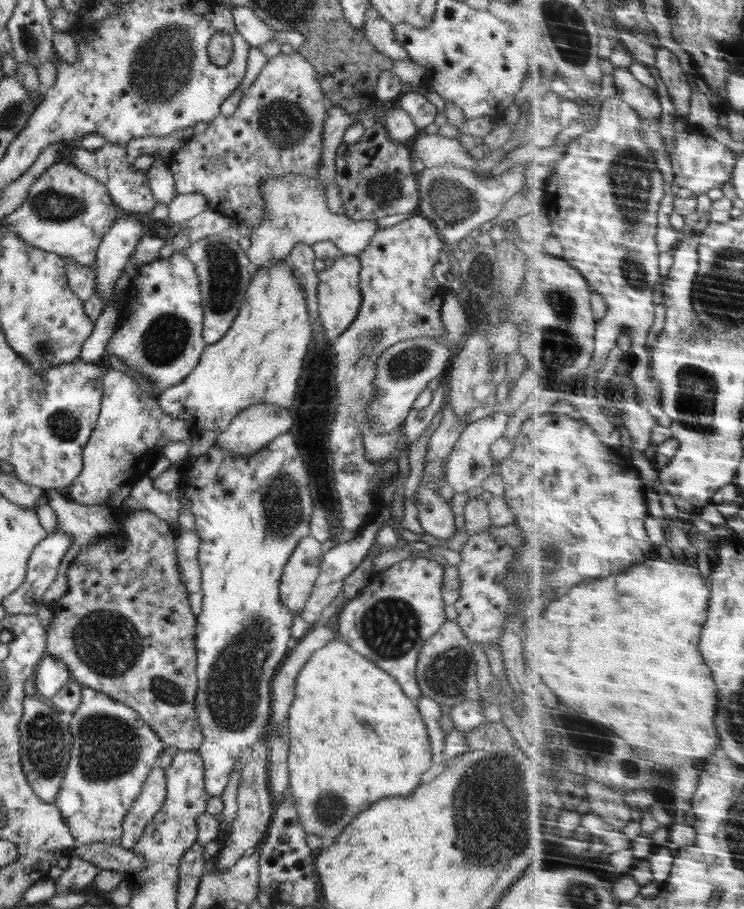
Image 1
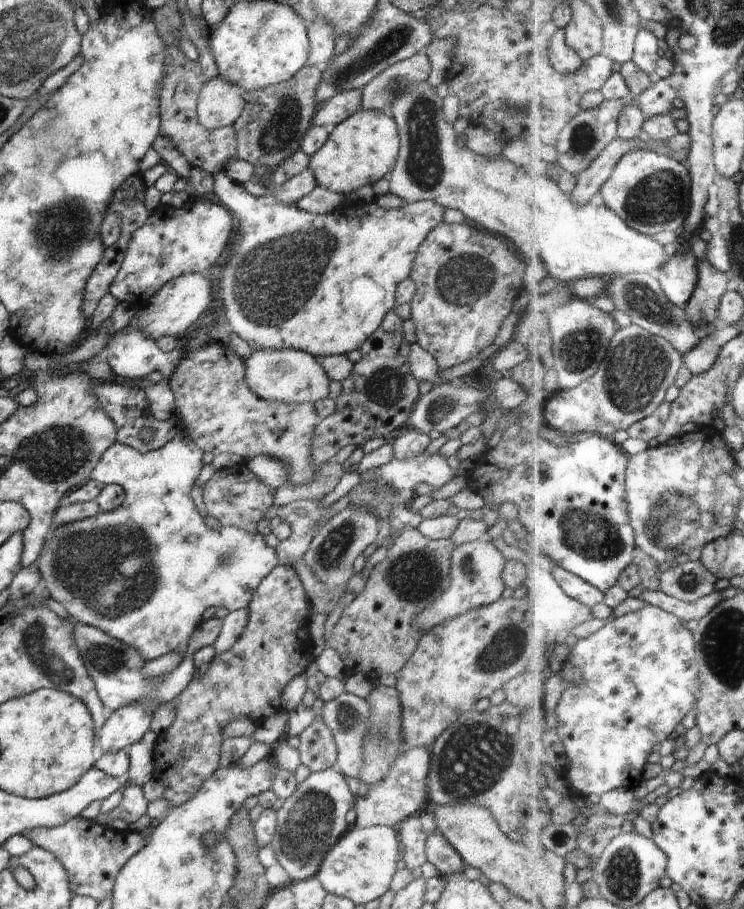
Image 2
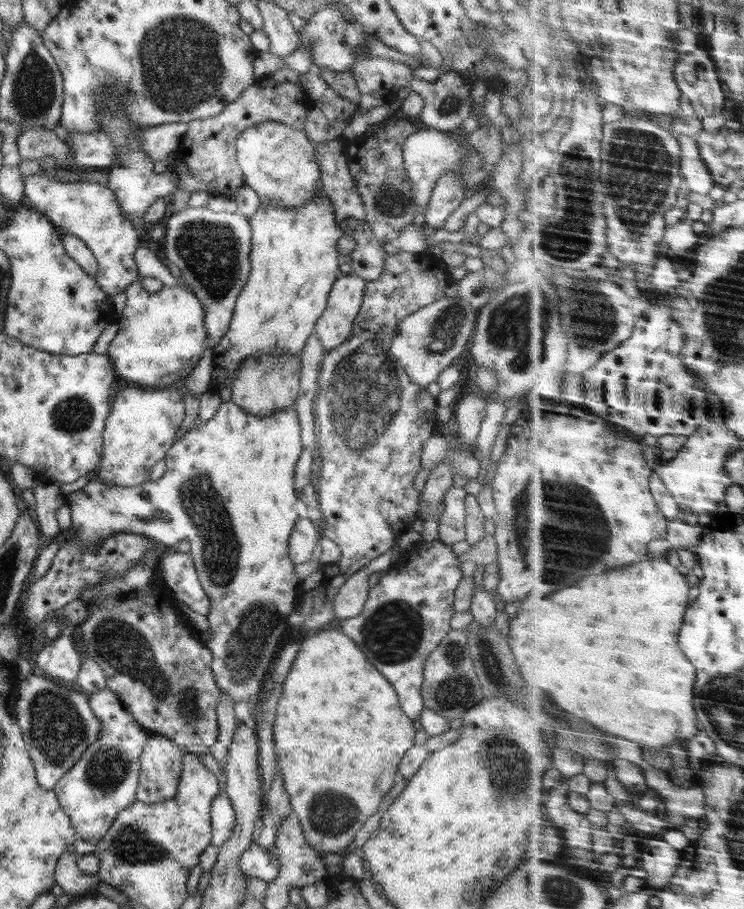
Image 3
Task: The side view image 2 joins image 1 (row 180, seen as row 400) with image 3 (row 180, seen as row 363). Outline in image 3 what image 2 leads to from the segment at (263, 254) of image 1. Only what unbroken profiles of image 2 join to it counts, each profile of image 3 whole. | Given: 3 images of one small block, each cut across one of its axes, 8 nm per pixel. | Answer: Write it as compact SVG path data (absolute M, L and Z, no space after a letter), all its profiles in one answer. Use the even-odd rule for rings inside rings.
M260 122L241 132L236 138L235 148L244 183L256 191L260 202L300 207L321 188L313 144L296 128L278 122Z

